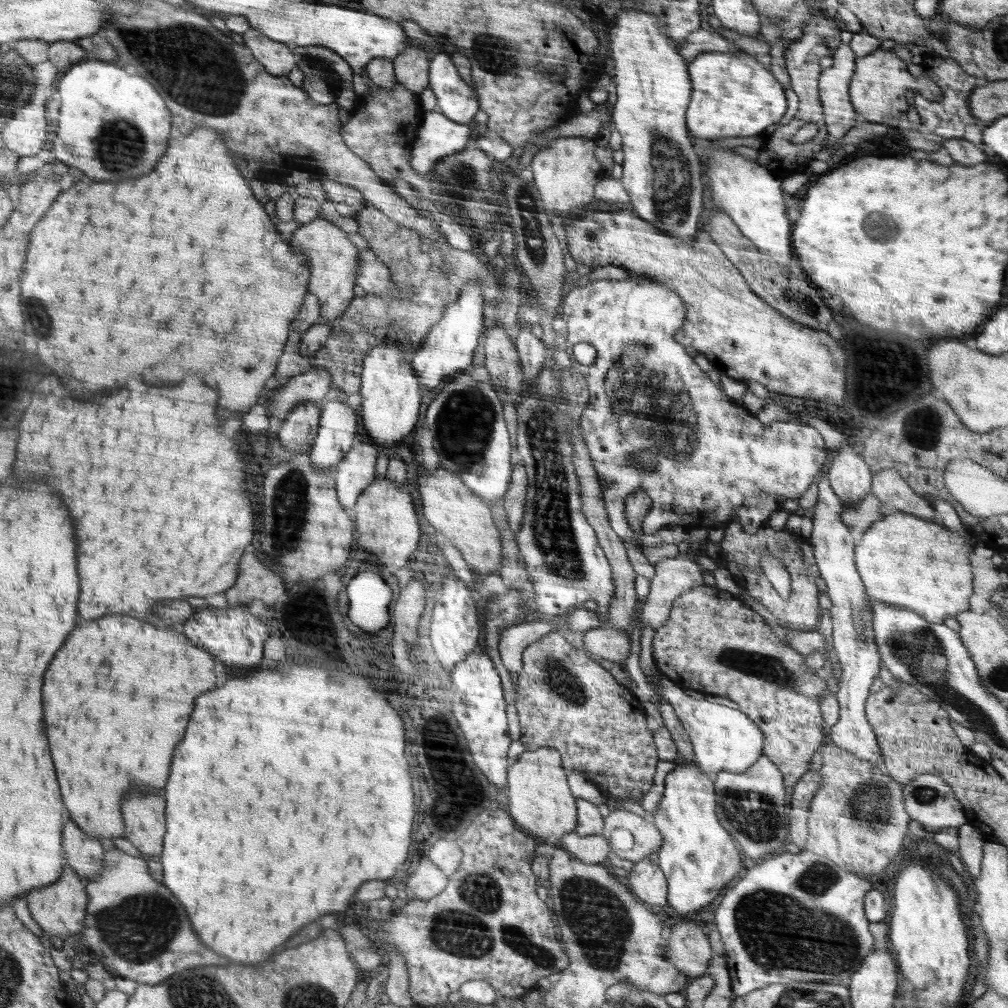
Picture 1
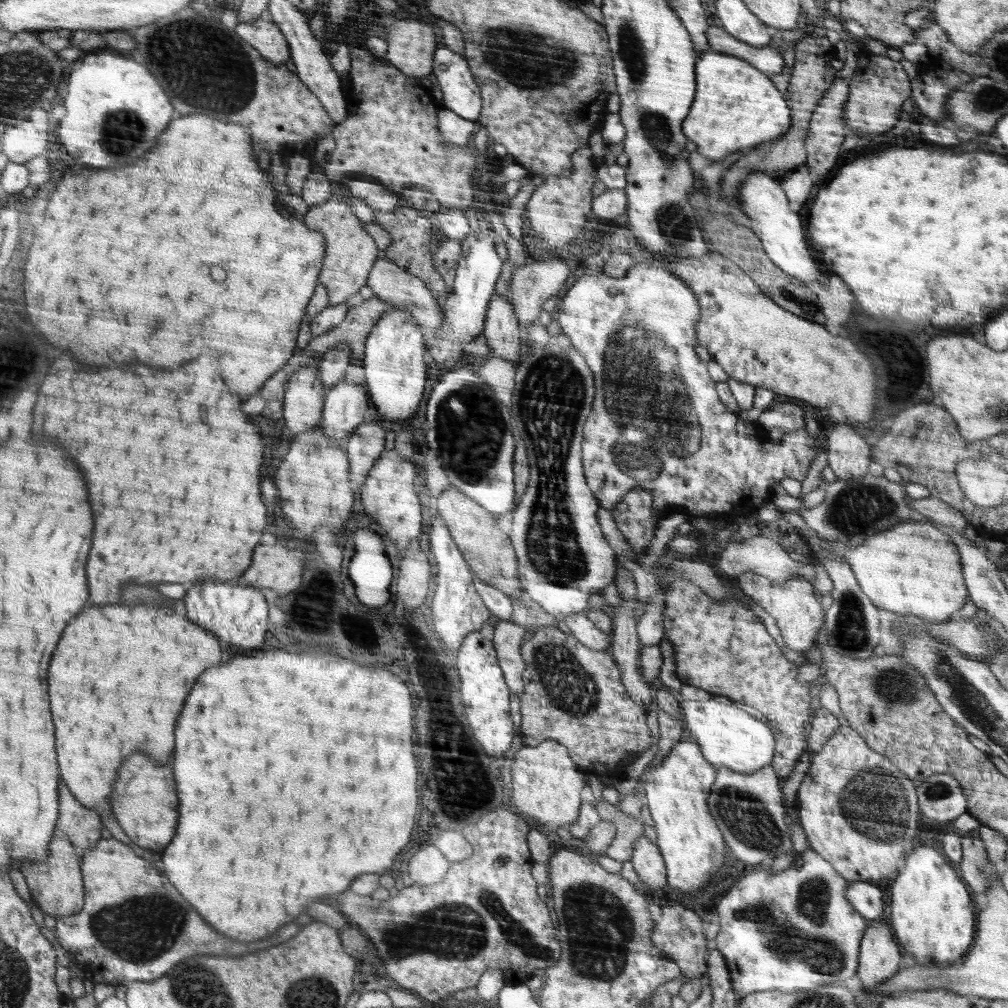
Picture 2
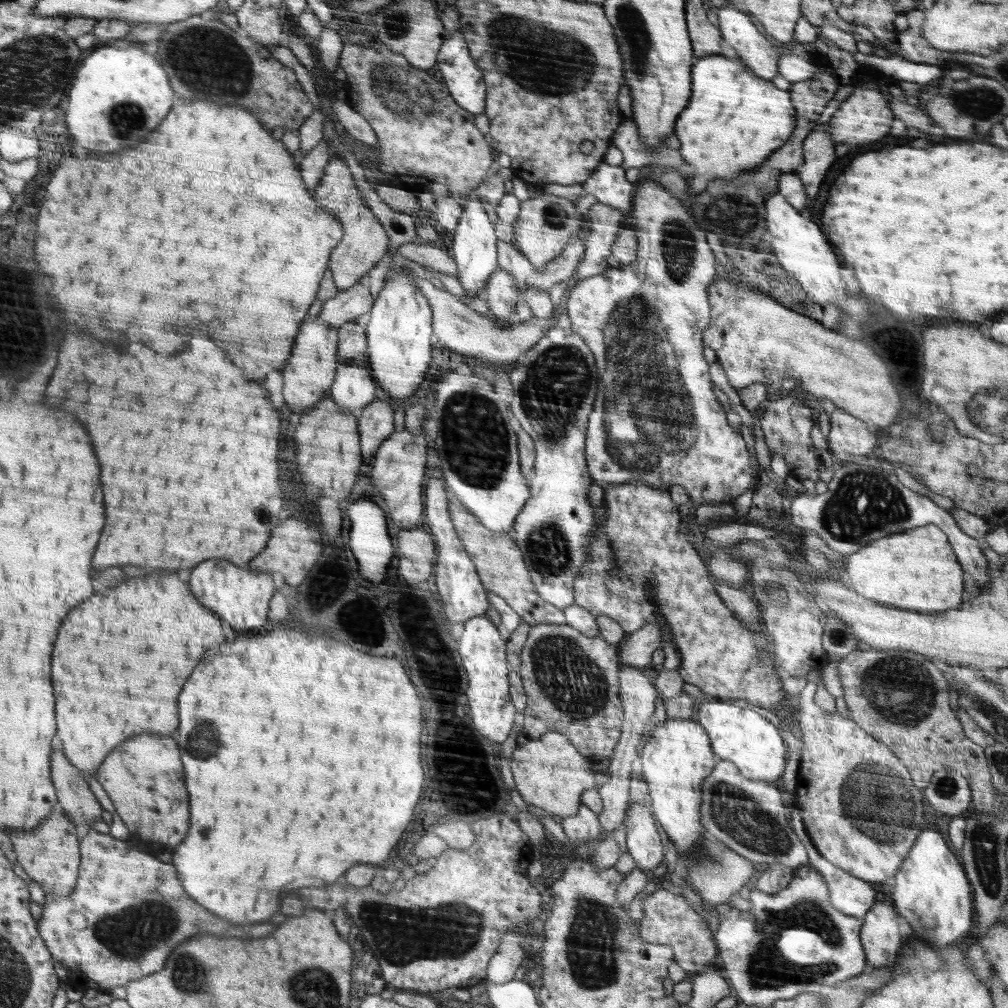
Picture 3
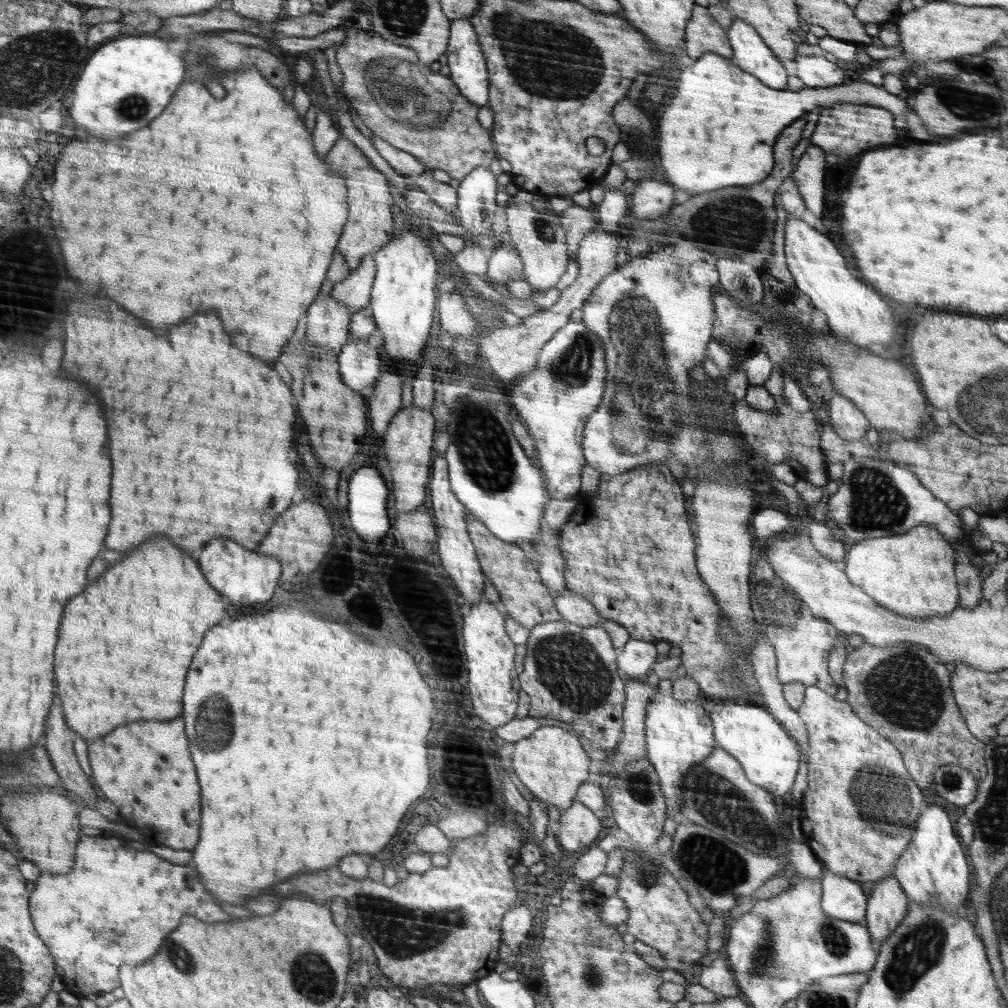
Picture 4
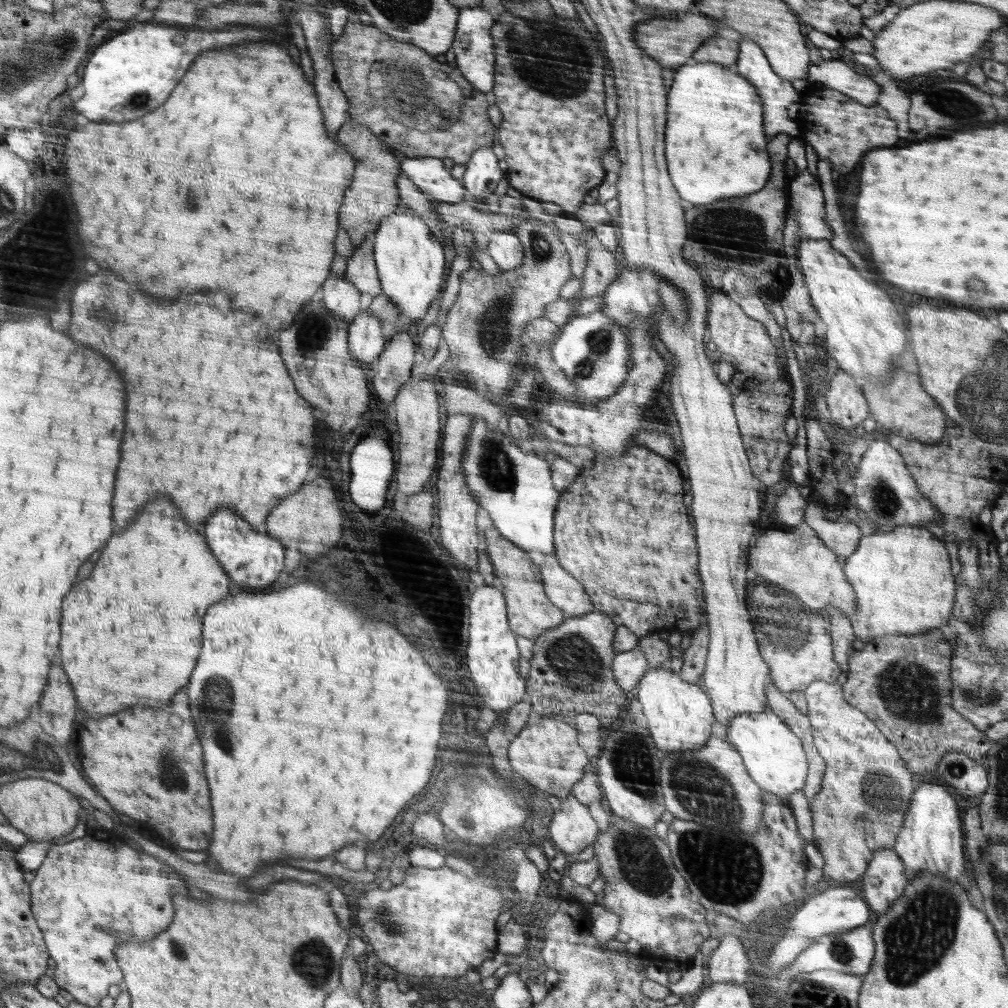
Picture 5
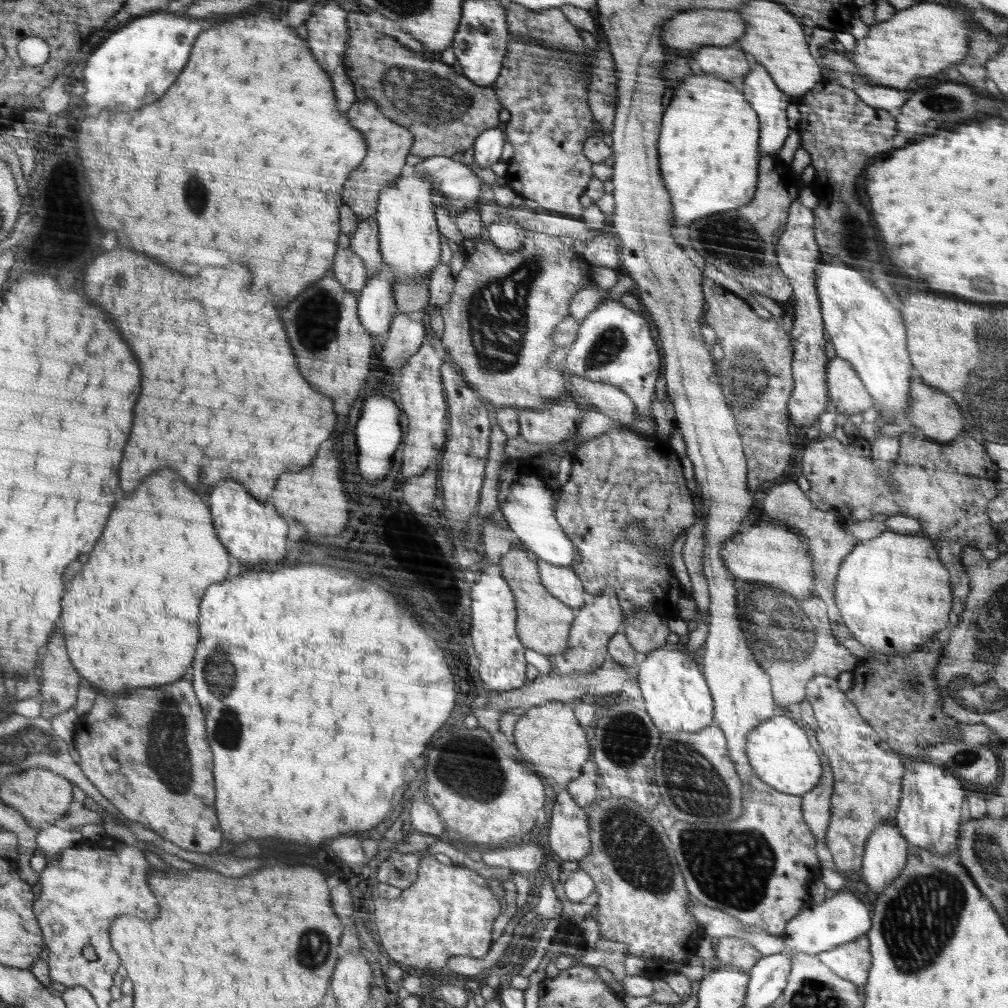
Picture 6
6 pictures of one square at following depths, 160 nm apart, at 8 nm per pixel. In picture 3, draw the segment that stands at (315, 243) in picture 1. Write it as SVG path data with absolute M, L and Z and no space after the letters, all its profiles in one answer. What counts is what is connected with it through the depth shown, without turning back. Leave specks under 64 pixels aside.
M340 154L332 155L314 195L325 210L329 210L331 214L336 214L337 218L340 218L341 225L344 227L345 234L341 238L341 244L334 248L328 267L337 290L346 290L357 285L361 278L366 277L388 252L389 236L363 201L358 187L354 184L352 173Z

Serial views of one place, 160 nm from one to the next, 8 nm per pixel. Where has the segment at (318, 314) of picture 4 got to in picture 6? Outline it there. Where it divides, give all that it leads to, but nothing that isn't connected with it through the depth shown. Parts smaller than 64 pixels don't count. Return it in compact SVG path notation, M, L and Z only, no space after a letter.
M350 247L338 249L338 254L334 258L333 274L336 274L336 277L340 279L345 290L352 290L358 298L369 278L366 269L362 259L354 254Z

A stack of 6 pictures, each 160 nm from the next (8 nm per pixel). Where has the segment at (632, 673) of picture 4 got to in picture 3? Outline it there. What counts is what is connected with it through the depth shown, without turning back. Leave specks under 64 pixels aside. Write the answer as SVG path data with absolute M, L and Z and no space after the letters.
M646 625L629 633L622 642L622 662L642 670L651 663L654 651L661 648L661 639L661 630L656 625Z

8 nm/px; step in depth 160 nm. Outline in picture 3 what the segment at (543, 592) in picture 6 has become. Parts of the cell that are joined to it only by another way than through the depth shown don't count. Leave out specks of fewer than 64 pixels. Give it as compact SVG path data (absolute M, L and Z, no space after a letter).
M456 499L450 500L450 515L462 538L466 551L476 565L477 573L486 590L501 596L520 616L521 620L531 624L567 624L565 614L559 608L550 605L541 597L533 584L533 575L526 565L523 551L515 543L508 532L499 533L490 530L469 508Z

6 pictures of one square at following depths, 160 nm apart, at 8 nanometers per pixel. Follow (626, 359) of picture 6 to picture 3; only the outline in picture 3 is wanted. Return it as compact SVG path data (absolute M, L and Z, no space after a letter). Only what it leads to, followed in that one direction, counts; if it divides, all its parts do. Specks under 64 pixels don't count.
M554 327L546 336L529 348L518 362L509 369L509 378L514 390L511 410L516 416L518 428L530 430L536 442L536 466L533 477L528 481L532 491L524 510L514 524L514 542L523 551L526 565L533 575L534 587L550 605L564 610L574 605L576 591L574 582L581 573L581 566L587 561L587 546L591 544L594 526L592 506L588 500L590 490L587 454L584 454L584 438L588 438L589 414L598 394L598 368L594 354L584 340L572 328Z

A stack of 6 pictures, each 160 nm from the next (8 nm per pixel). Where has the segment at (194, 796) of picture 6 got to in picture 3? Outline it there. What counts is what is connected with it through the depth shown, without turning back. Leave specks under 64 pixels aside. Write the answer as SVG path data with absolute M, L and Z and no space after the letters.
M140 734L106 757L95 773L116 807L129 834L142 842L158 844L158 850L180 846L190 826L190 799L184 782L184 767L175 735Z

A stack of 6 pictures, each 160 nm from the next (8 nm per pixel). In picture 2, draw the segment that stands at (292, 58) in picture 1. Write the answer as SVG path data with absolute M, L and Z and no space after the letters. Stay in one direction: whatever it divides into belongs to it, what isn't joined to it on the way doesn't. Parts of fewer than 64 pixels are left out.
M260 17L252 22L240 22L236 26L237 35L250 43L270 62L285 64L291 58L287 40L273 21Z

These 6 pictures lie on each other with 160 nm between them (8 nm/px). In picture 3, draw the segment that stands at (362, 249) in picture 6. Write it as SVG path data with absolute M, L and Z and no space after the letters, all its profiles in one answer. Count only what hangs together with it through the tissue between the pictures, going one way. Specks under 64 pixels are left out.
M367 275L361 278L357 285L338 291L336 297L326 300L323 304L321 312L317 315L320 321L340 328L362 314L369 313L376 301L371 296L369 286Z

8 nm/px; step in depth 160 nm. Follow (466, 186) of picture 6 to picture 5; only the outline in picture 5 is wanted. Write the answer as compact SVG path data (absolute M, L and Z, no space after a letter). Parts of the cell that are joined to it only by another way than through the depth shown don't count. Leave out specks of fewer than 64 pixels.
M406 157L401 169L430 199L449 203L466 200L464 185L450 175L440 158Z

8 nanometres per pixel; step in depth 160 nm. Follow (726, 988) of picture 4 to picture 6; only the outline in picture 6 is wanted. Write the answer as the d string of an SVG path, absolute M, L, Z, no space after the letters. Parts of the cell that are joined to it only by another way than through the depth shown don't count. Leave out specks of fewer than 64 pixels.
M732 937L719 940L714 956L720 960L721 965L740 966L747 972L760 961L760 958L752 958L752 956L760 956L756 950L752 950L752 943L747 943L745 939Z

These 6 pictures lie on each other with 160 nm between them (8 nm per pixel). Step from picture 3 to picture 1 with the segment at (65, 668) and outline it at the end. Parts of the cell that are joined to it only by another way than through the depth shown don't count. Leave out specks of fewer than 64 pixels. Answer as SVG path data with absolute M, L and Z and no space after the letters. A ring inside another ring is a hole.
M122 614L82 622L68 636L44 674L42 706L62 802L70 806L70 818L82 832L98 840L123 838L125 821L120 805L126 794L134 789L148 793L166 790L173 754L184 738L194 700L216 686L214 657L205 647L198 648L197 643L186 640L186 636L172 634L170 628L152 628L148 624L140 628L140 620ZM102 668L108 668L106 678L100 674Z

